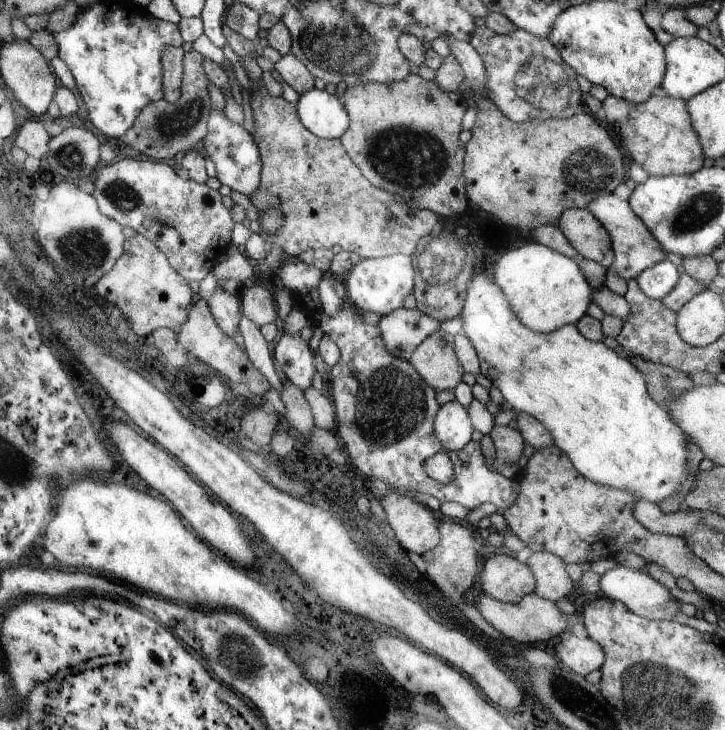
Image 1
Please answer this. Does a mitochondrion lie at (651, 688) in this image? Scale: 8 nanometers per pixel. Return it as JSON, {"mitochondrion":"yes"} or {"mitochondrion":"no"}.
{"mitochondrion":"yes"}

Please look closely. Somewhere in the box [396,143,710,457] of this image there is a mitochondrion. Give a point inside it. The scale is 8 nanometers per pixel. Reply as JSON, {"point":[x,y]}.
{"point":[586,167]}

